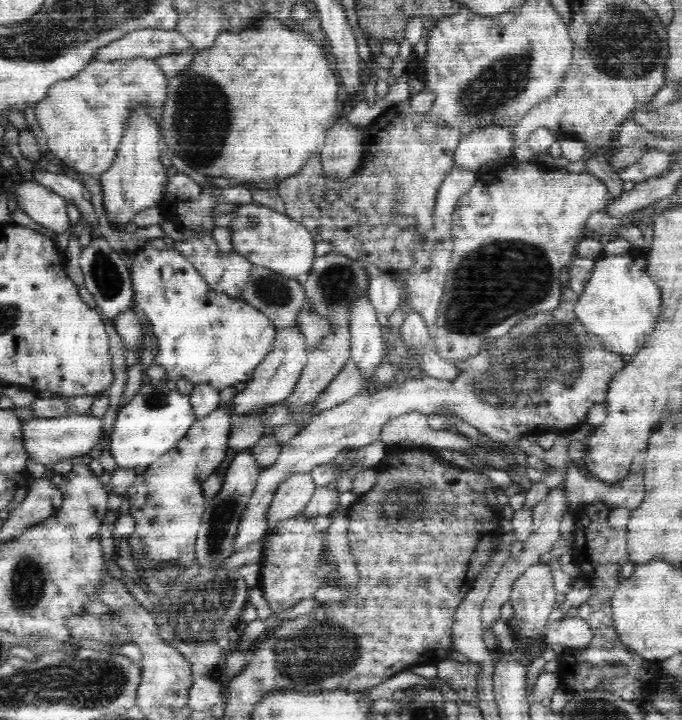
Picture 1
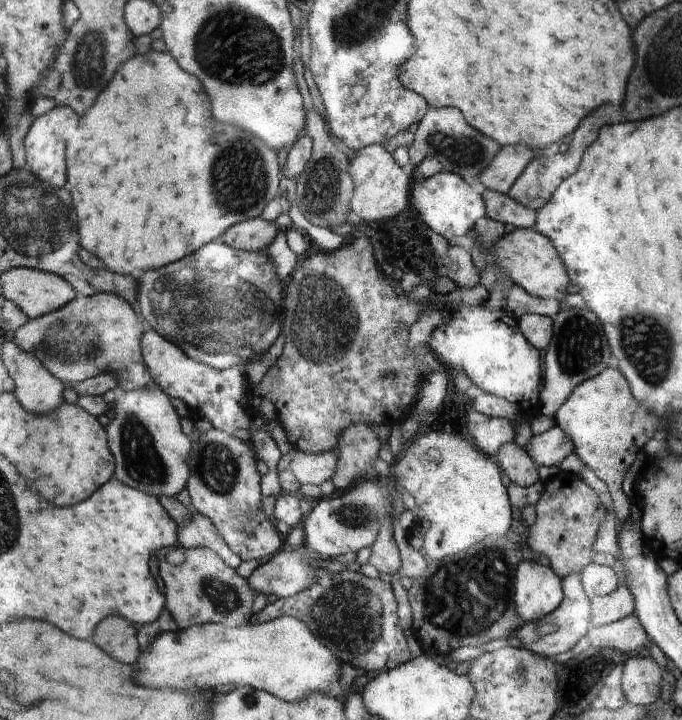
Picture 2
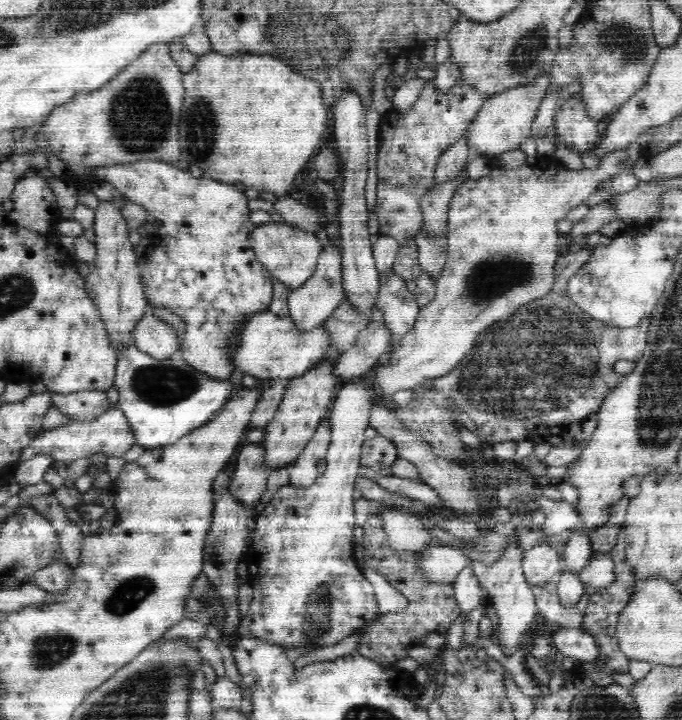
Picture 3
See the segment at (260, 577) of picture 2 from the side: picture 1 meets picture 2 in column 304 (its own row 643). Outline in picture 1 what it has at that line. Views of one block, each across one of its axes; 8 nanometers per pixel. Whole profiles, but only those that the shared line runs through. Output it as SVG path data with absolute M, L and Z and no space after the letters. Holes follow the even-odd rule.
M566 615L545 629L545 644L563 644L567 650L584 648L593 639L586 620L578 615Z

